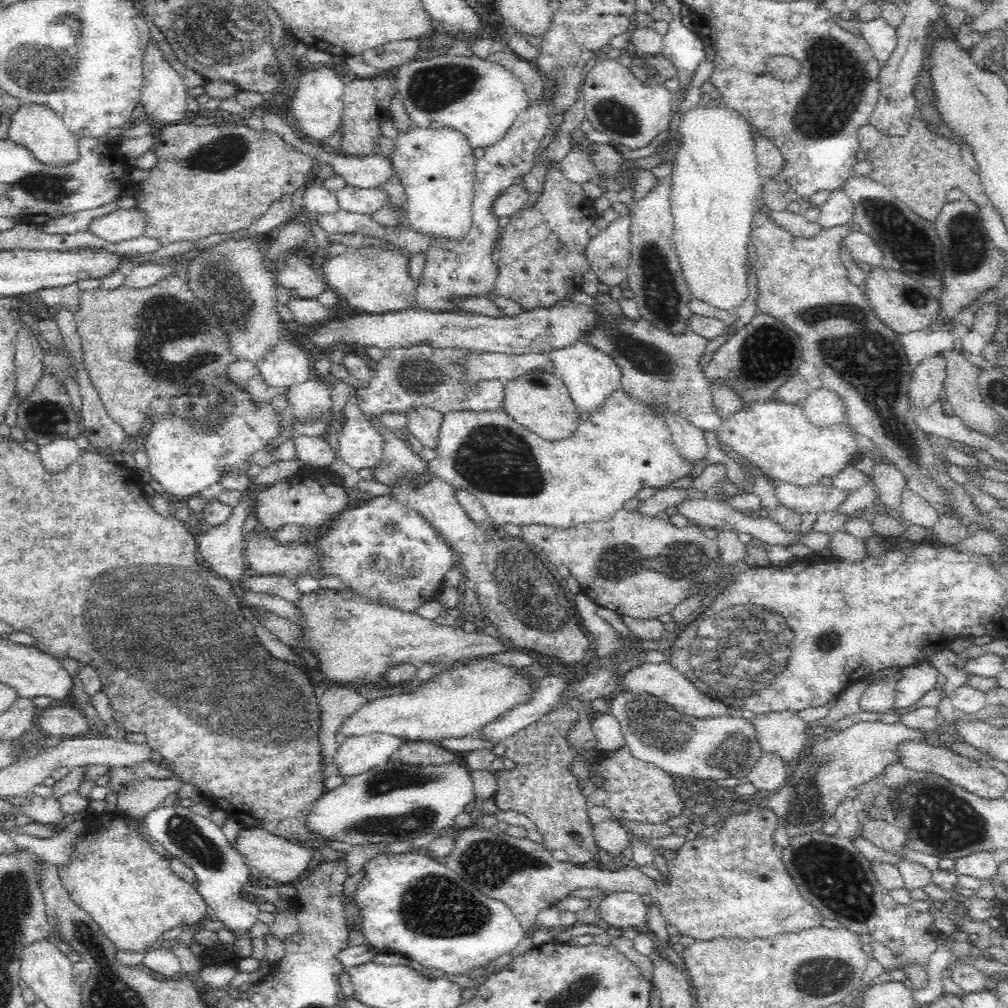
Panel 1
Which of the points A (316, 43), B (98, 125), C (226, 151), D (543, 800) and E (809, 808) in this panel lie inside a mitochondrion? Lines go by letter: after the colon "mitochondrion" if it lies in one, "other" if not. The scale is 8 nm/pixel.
A: other
B: other
C: mitochondrion
D: other
E: mitochondrion

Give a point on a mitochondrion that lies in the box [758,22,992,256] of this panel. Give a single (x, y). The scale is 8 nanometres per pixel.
(825, 110)

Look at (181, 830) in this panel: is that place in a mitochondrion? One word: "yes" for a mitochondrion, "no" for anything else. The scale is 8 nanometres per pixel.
yes

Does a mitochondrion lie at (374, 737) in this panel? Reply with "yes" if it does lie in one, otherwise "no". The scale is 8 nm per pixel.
no

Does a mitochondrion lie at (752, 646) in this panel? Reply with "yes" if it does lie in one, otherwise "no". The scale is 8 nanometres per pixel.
yes

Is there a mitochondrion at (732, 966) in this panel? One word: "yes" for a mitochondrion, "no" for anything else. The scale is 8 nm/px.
no

